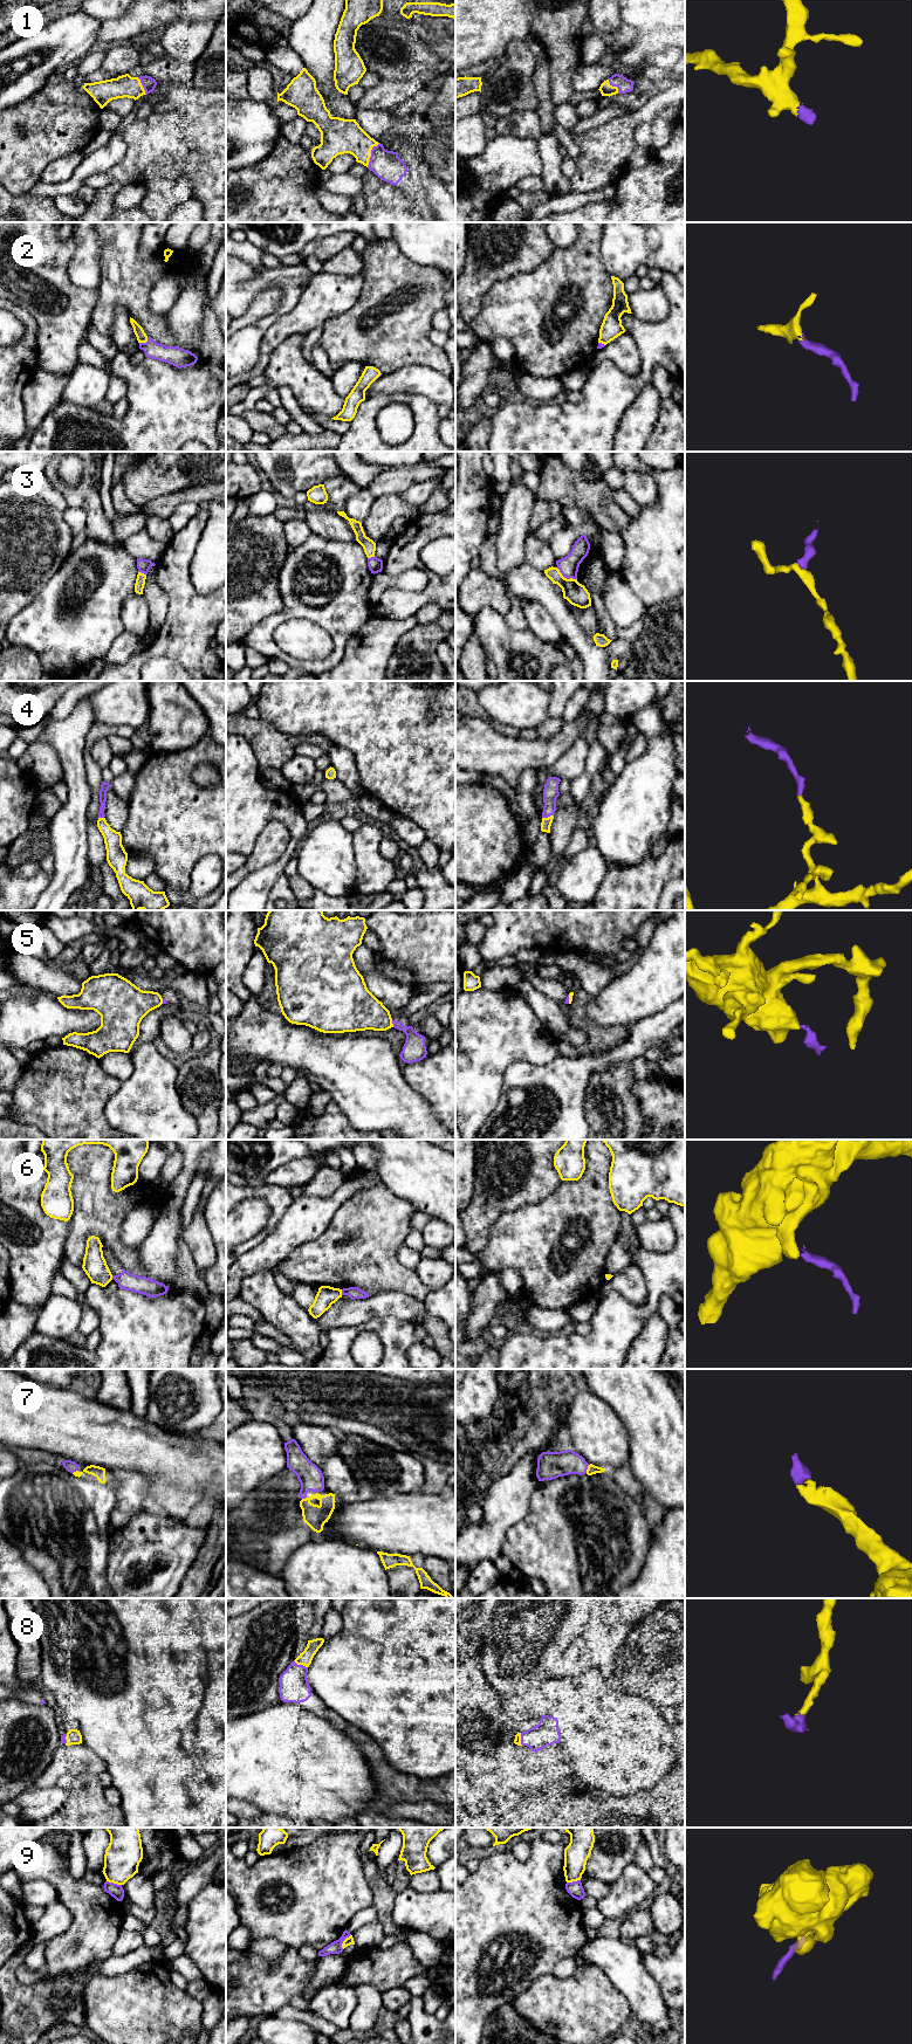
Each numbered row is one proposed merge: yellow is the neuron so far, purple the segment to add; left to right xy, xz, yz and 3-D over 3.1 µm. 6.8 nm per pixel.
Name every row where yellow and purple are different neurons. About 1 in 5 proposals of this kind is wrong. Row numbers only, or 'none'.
5, 6, 9

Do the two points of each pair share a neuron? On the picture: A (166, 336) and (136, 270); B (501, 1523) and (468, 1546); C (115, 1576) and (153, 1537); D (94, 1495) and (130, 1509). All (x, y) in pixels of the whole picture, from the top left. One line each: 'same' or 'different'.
A: same
B: same
C: same
D: different

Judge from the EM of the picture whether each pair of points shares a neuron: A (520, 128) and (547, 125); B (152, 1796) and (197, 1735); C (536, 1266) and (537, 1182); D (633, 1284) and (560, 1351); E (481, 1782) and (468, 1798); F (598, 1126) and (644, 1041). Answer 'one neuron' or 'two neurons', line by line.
A: two neurons
B: one neuron
C: two neurons
D: two neurons
E: two neurons
F: two neurons

